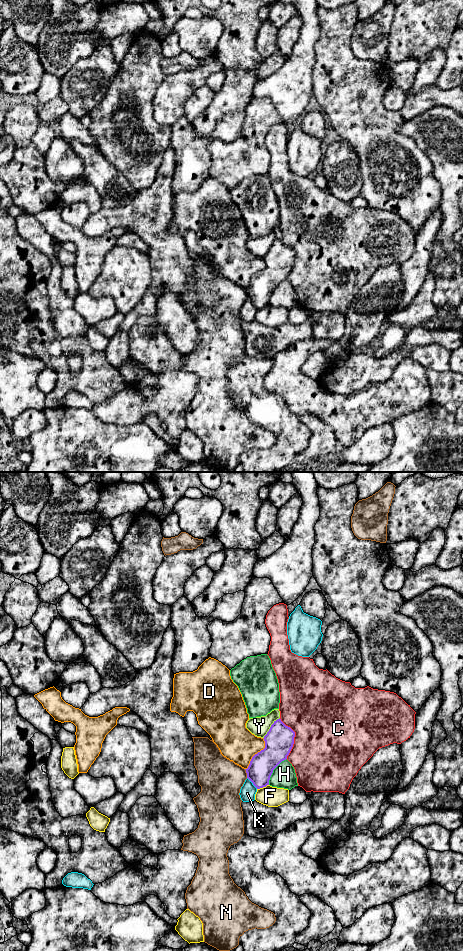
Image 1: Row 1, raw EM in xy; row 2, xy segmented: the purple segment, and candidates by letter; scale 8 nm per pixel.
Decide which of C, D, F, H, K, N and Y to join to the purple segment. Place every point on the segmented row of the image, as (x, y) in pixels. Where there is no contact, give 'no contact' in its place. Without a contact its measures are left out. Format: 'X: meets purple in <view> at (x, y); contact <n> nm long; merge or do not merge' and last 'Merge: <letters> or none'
C: meets purple in xy at (293, 738); contact 340 nm long; do not merge
D: meets purple in xy at (257, 753); contact 300 nm long; do not merge
F: meets purple in xy at (262, 787); contact 100 nm long; do not merge
H: meets purple in xy at (272, 771); contact 260 nm long; do not merge
K: meets purple in xy at (252, 782); contact 130 nm long; do not merge
N: meets purple in xy at (246, 772); contact 80 nm long; do not merge
Y: meets purple in xy at (270, 728); contact 220 nm long; merge
Merge: Y

